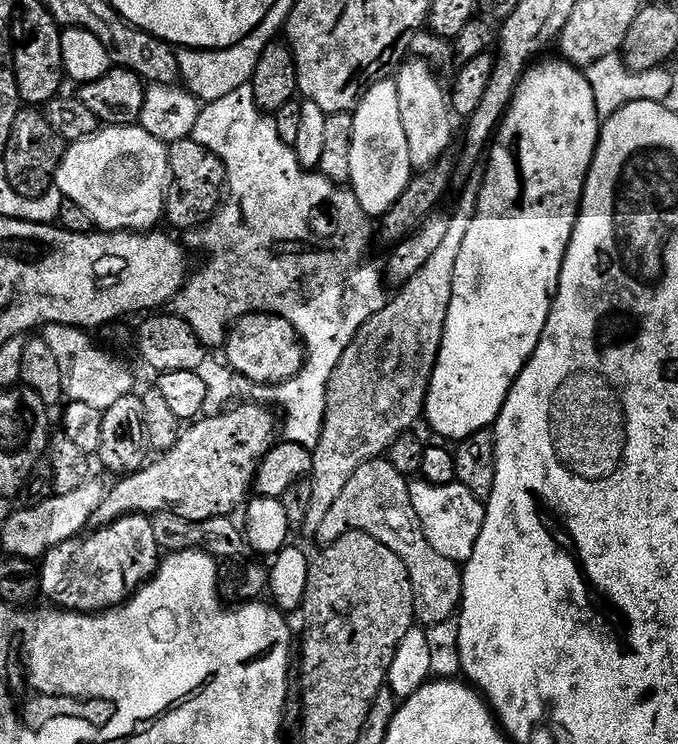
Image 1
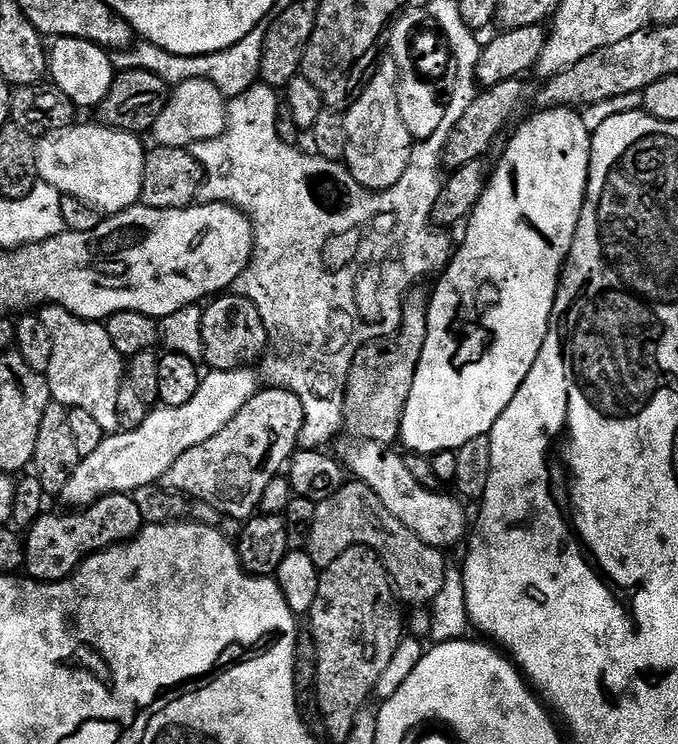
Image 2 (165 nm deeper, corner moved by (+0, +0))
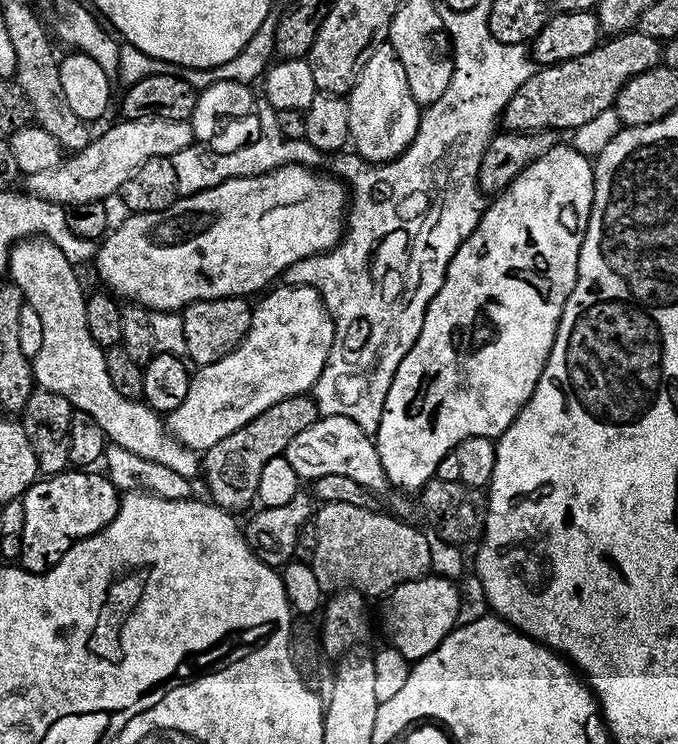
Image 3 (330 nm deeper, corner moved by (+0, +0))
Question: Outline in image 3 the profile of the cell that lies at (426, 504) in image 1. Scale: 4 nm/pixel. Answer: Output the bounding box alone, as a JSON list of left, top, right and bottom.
[286,417,389,494]

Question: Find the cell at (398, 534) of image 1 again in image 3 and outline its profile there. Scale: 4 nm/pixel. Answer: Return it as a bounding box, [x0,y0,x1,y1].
[311,504,432,597]

